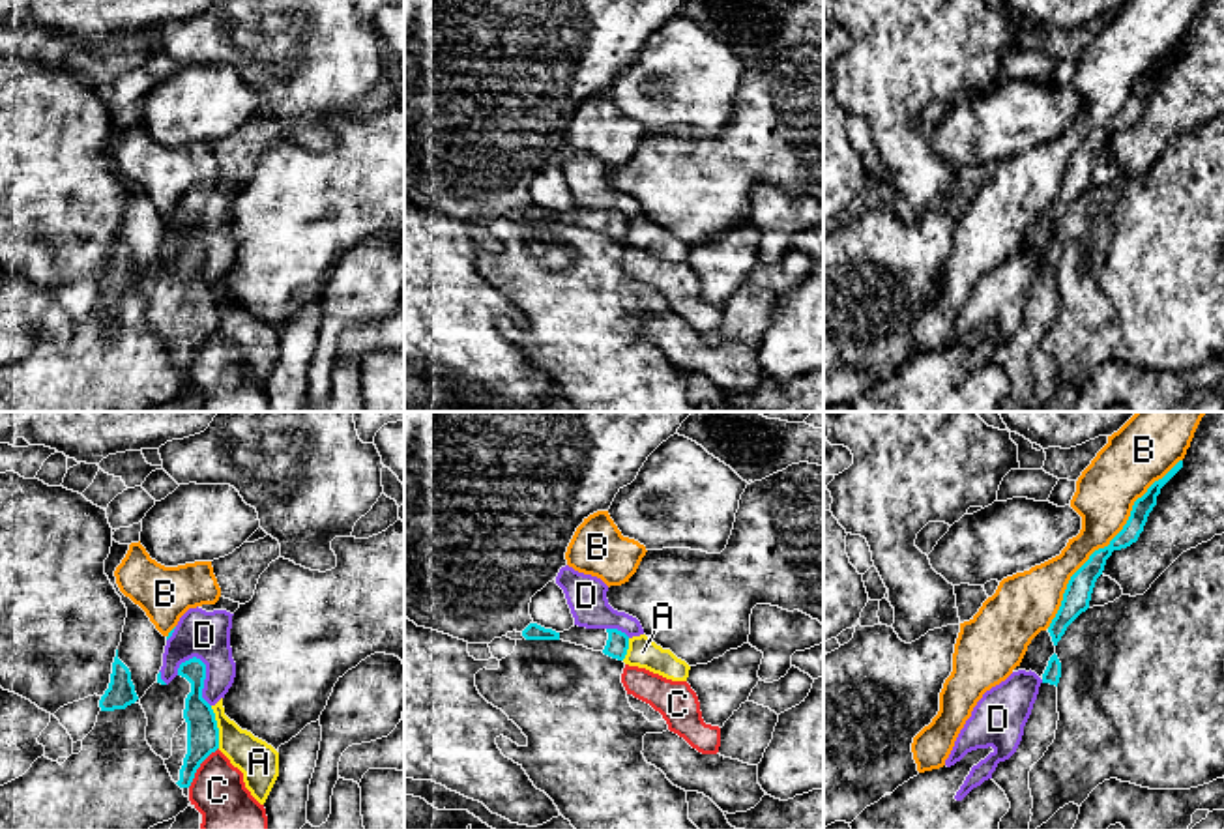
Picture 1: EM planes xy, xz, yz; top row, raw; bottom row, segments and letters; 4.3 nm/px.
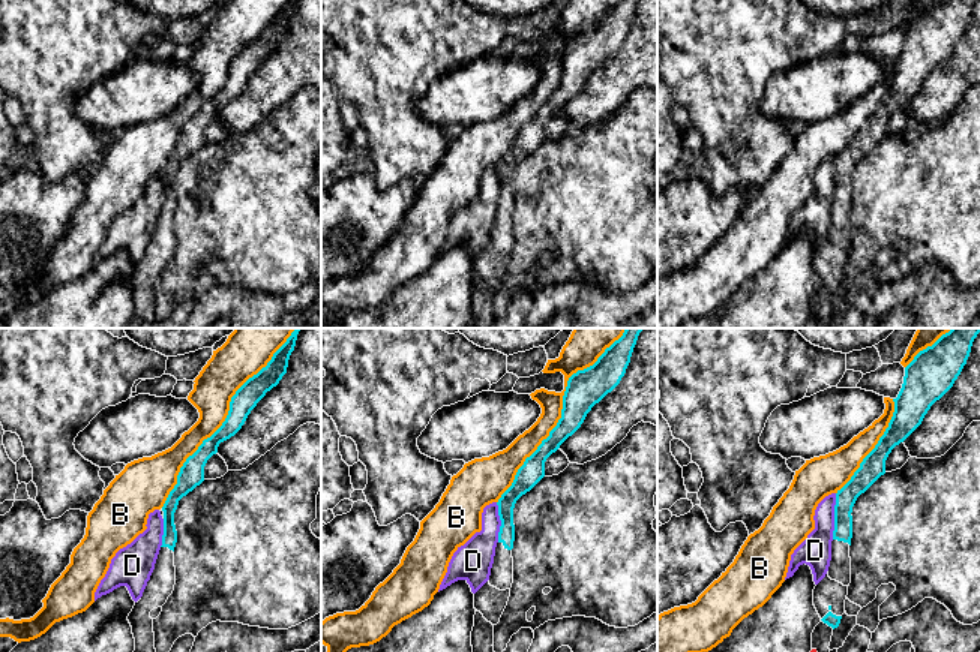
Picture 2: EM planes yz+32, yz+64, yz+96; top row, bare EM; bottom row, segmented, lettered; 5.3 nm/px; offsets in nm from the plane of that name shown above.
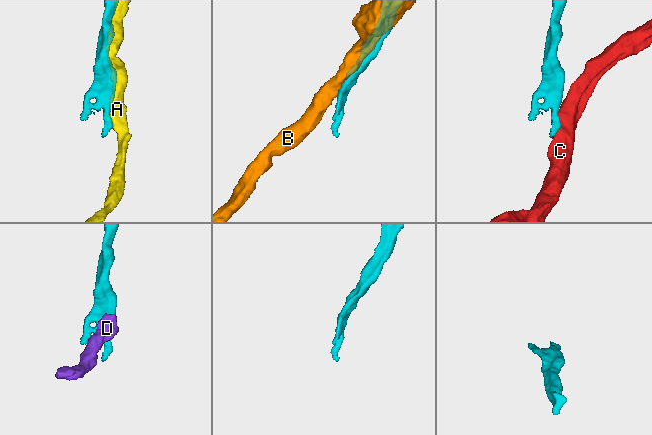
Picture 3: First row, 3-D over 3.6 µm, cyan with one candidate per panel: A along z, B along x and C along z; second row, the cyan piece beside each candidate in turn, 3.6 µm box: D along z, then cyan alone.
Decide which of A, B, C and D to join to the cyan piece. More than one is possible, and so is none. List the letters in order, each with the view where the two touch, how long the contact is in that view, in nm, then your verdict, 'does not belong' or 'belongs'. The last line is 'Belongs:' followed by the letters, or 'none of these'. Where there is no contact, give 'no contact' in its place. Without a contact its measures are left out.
A: meets cyan in xy; contact 190 nm long; does not belong
B: meets cyan in yz; contact 950 nm long; does not belong
C: meets cyan in xy; contact 220 nm long; does not belong
D: meets cyan in xy; contact 240 nm long; does not belong
Belongs: none of these

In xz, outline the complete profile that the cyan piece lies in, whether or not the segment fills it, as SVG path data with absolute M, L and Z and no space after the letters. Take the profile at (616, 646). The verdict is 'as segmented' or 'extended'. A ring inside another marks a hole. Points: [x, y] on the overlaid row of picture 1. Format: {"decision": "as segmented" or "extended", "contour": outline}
{"decision": "extended", "contour": "M530 623L522 636L526 640L563 640L576 646L584 646L593 651L603 651L605 655L623 661L629 649L629 636L618 629L586 629L586 627L571 627L569 631L556 633L552 629L545 629L537 623Z"}

